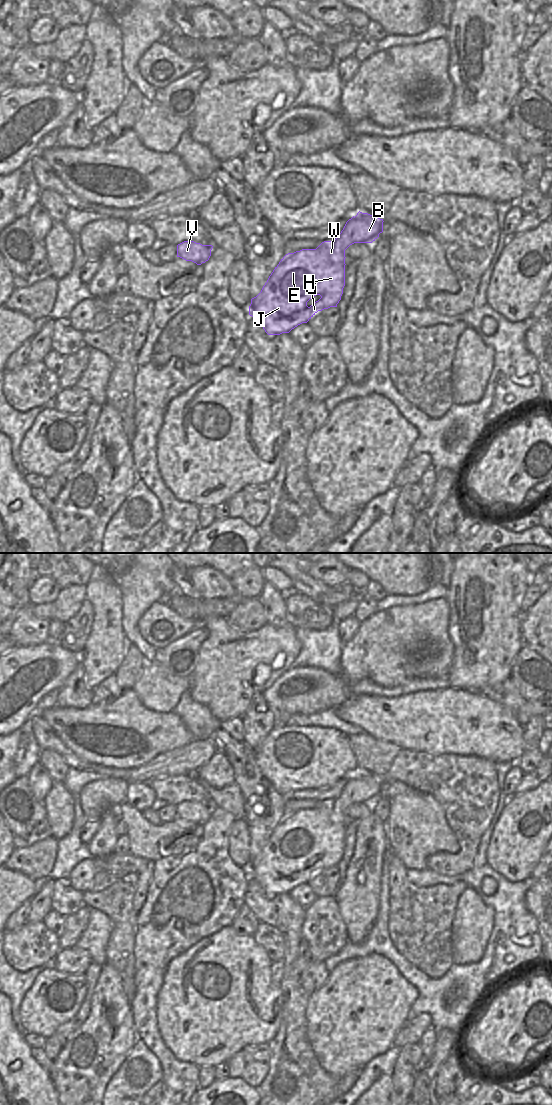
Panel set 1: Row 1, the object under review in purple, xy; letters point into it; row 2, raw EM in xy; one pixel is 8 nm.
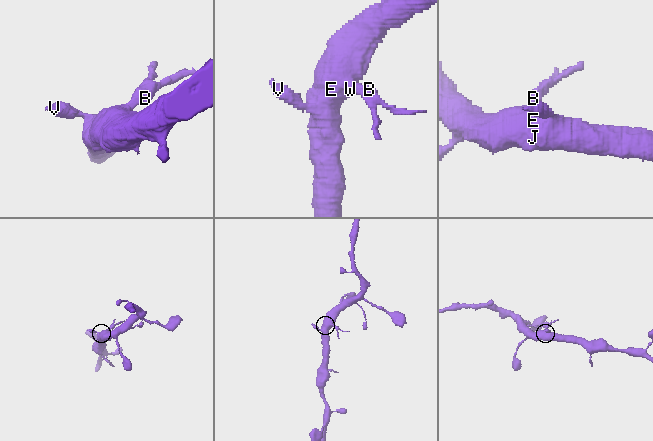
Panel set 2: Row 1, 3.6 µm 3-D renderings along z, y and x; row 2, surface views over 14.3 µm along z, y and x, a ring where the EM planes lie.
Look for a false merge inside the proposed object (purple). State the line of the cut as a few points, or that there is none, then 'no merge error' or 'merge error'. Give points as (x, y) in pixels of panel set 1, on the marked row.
no cut | no merge error

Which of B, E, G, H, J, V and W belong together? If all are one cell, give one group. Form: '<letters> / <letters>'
B E G H J V W

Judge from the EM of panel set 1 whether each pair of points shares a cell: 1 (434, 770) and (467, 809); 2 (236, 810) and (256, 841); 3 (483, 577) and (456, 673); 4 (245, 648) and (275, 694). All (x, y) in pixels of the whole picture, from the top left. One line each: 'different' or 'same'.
1: same
2: different
3: same
4: different

